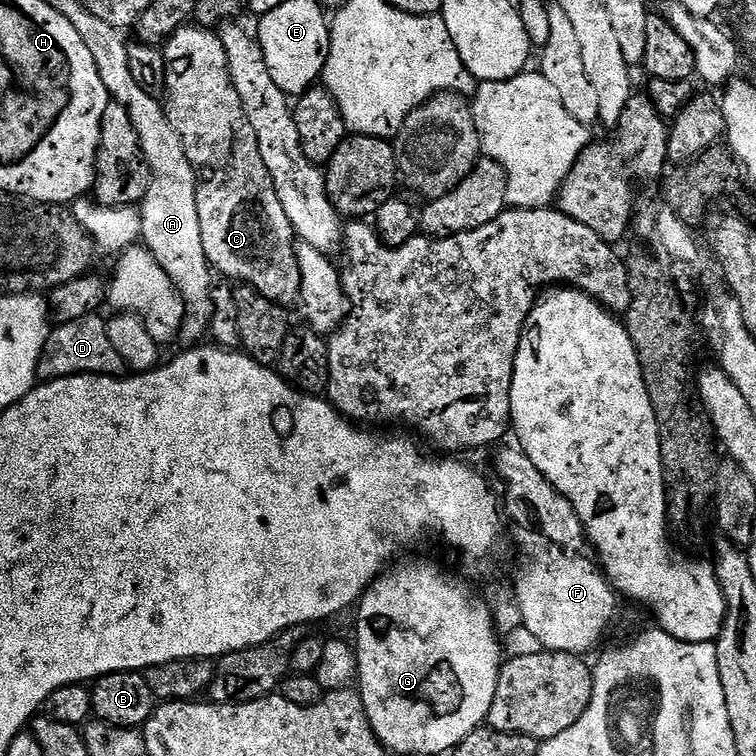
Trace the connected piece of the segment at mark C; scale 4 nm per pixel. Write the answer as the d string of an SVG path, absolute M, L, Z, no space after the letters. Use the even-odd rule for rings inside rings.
M203 26L179 28L173 36L163 41L166 58L166 111L168 121L176 128L192 169L196 172L196 201L198 202L198 226L202 226L202 250L209 265L222 272L229 280L258 290L266 298L285 306L295 305L300 298L302 274L298 270L296 246L298 237L292 229L282 202L274 190L270 170L262 162L262 150L258 150L258 138L246 110L234 90L226 50L220 41L219 31Z

